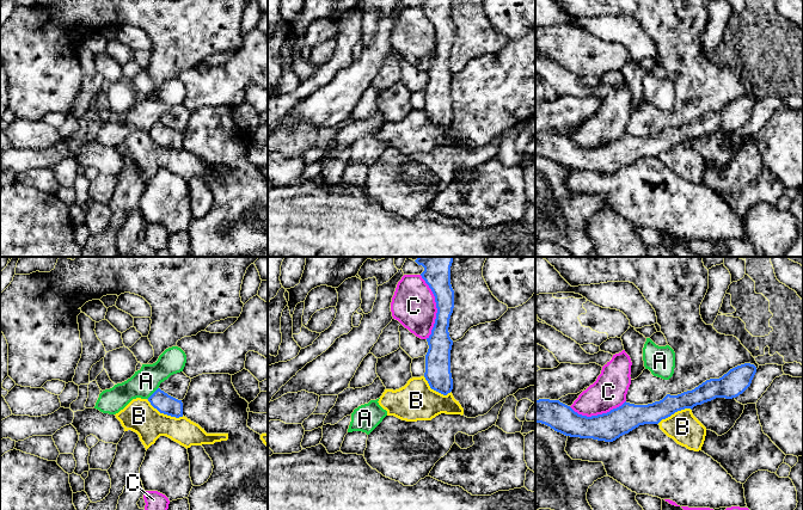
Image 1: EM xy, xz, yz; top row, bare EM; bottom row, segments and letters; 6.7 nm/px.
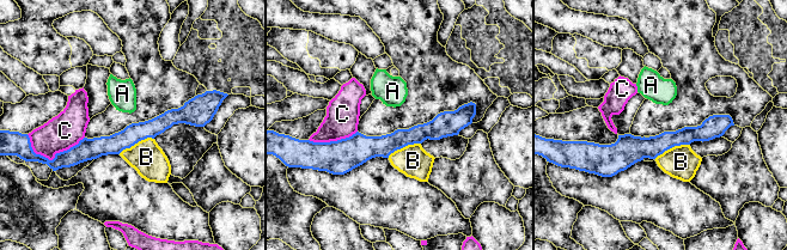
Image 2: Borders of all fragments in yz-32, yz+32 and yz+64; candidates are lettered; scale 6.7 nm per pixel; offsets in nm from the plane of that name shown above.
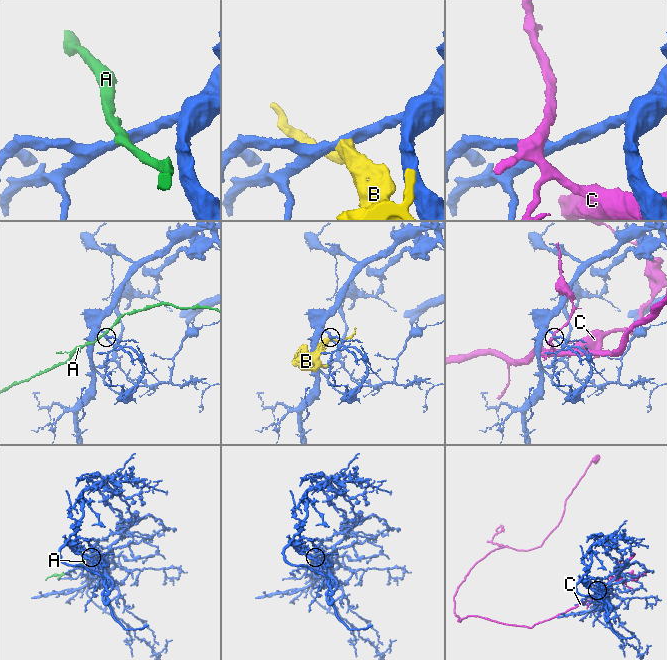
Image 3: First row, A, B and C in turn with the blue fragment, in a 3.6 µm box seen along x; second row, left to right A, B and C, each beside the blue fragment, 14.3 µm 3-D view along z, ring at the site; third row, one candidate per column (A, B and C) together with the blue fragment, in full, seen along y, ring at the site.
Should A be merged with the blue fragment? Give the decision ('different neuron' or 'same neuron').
different neuron

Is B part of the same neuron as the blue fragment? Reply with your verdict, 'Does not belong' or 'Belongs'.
Belongs

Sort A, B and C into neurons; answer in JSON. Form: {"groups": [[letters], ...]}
{"groups": [["A"], ["B"], ["C"]]}

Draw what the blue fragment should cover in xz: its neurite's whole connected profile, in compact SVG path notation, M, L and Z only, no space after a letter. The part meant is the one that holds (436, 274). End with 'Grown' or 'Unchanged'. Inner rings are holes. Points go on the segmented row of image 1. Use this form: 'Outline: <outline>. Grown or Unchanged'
Outline: M418 257L415 260L424 268L422 278L431 289L436 302L436 319L431 334L427 338L429 349L425 355L424 377L431 389L447 395L453 389L450 373L449 319L454 308L454 290L450 284L453 257Z. Unchanged

